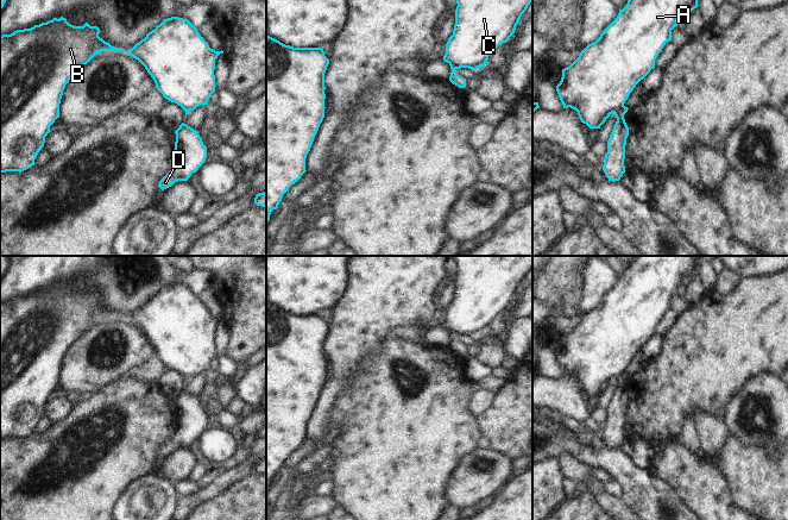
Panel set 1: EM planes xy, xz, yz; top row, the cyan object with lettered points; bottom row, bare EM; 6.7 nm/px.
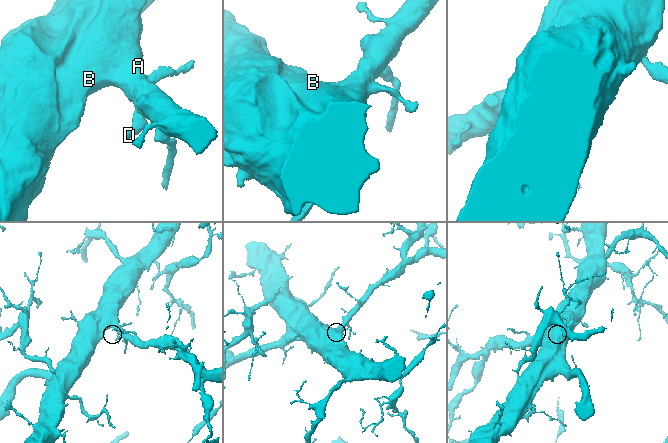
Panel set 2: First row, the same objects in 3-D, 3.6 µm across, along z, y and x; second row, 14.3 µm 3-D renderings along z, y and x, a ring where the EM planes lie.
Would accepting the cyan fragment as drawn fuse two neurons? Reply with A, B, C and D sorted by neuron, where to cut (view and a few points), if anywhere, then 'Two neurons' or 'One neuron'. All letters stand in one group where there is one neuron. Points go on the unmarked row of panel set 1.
Groups: A B C / D. Split along yz (623, 371), (613, 378). Two neurons.

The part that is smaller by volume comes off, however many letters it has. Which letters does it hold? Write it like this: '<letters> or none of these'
D

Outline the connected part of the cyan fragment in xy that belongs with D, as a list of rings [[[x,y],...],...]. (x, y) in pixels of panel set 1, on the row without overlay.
[[[182,389],[175,400],[175,428],[171,437],[159,447],[158,453],[162,457],[171,453],[175,449],[188,447],[207,425],[207,413],[198,397]]]

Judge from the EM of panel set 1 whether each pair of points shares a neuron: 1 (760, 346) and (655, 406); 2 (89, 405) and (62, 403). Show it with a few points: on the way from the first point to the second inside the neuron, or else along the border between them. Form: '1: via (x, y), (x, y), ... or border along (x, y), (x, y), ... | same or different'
1: via (733, 346), (717, 346), (681, 380) | same
2: border along (74, 398), (73, 406), (54, 423) | different

